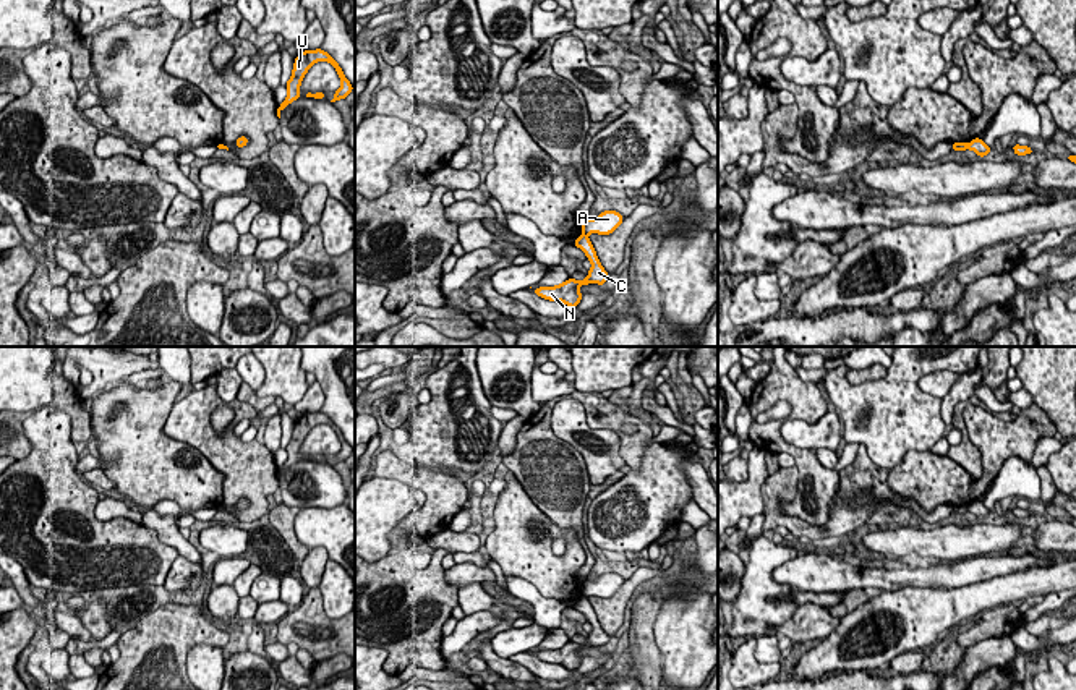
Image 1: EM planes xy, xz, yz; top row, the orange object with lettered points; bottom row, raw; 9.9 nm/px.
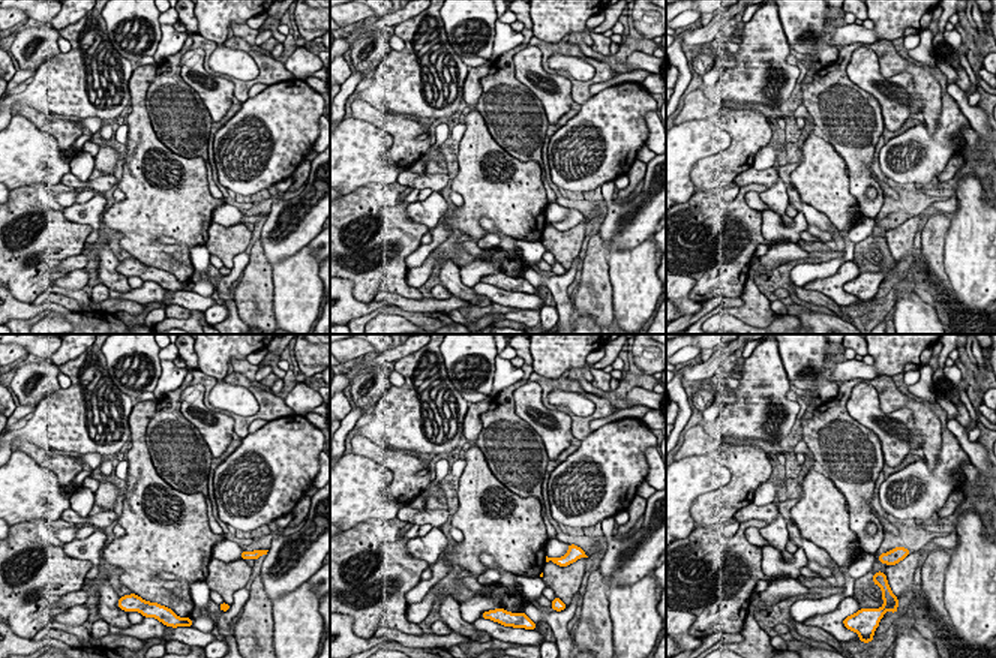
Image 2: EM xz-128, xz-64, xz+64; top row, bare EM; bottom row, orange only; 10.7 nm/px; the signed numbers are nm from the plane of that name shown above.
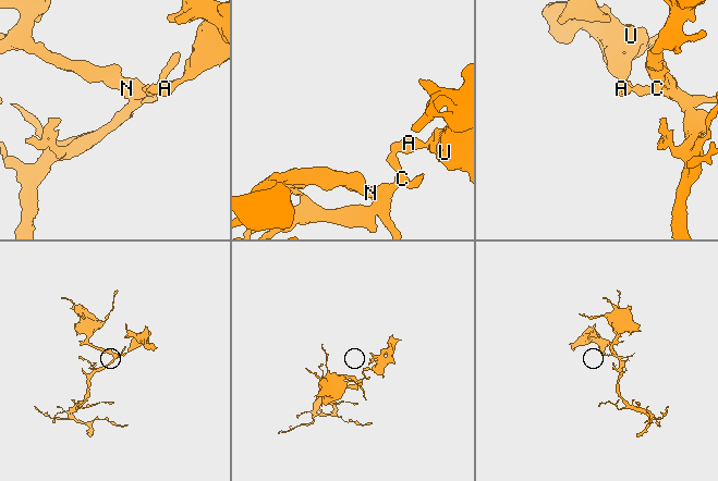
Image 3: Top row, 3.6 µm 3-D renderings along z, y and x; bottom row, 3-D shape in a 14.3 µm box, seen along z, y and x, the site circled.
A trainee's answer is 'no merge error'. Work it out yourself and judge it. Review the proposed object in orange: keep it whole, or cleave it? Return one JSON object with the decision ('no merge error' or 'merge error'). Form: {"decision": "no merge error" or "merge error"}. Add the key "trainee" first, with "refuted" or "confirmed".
{"trainee": "refuted", "decision": "merge error"}

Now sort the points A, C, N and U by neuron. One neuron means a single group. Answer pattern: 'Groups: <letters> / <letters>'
Groups: A U / C N

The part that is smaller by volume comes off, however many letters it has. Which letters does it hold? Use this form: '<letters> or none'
A, U

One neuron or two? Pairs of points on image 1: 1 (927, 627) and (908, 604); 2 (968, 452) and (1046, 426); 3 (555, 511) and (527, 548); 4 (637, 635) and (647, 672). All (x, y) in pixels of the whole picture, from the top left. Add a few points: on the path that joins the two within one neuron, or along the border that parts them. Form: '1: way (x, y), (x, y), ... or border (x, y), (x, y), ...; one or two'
1: way (922, 622), (911, 609); one
2: border (963, 413), (981, 457), (977, 480); two
3: border (524, 488), (527, 496), (561, 528); two
4: way (642, 645), (647, 663); one

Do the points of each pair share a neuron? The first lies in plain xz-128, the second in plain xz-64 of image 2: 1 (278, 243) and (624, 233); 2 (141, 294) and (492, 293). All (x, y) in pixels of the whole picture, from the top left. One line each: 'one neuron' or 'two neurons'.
1: one neuron
2: one neuron

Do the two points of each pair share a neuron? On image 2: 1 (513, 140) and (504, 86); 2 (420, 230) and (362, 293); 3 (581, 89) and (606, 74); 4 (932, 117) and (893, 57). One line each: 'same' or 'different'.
1: same
2: same
3: same
4: same

